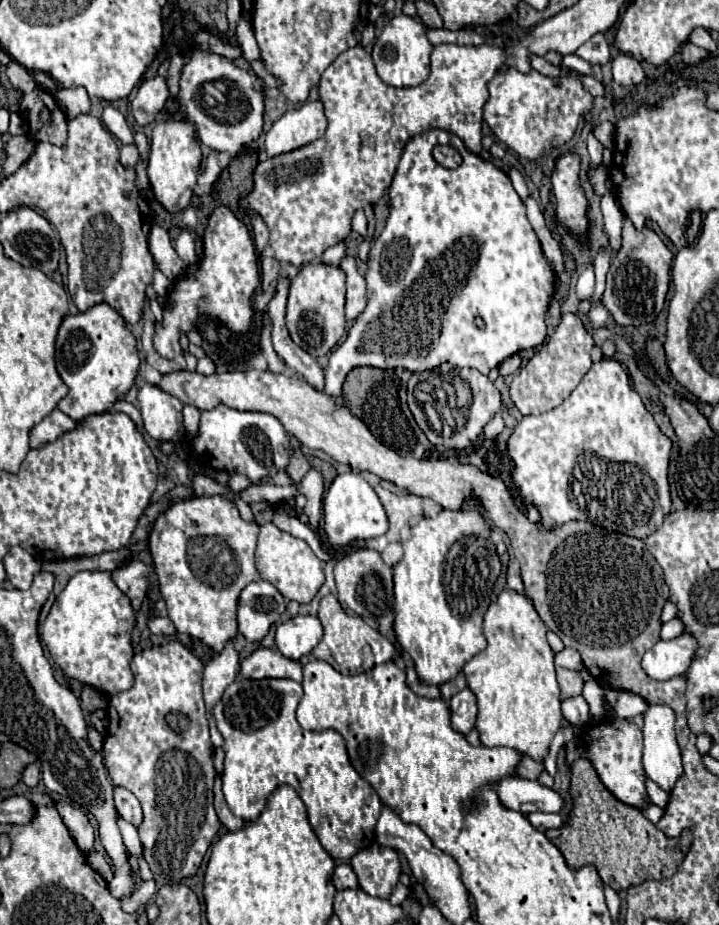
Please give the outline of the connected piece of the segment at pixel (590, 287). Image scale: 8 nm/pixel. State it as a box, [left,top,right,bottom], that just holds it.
[576,265,595,300]

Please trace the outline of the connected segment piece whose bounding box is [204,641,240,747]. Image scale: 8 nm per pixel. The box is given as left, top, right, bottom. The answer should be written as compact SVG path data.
M228 641L226 649L222 649L222 653L218 653L212 661L208 661L204 669L204 703L206 703L206 715L210 721L210 735L214 747L222 747L222 735L216 729L212 707L220 701L224 689L236 679L238 671L240 663L238 663L238 653L234 649L234 641Z

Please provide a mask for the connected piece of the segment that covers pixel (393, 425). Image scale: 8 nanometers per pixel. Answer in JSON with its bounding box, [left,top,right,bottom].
[344,367,418,457]

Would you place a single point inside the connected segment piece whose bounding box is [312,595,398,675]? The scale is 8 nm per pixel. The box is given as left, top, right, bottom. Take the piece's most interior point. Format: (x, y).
(349, 645)

